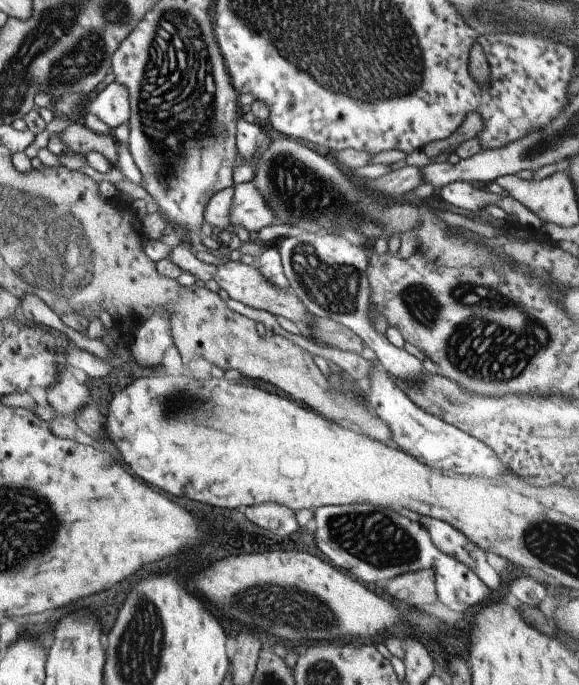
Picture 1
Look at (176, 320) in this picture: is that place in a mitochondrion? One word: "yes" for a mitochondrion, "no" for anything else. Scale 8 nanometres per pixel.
no

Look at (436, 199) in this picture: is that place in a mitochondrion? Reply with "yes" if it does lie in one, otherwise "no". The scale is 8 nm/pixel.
no

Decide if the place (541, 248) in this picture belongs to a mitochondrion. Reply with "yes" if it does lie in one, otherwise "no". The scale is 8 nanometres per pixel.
no

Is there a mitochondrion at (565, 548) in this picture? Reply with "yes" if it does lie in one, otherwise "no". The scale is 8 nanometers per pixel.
yes

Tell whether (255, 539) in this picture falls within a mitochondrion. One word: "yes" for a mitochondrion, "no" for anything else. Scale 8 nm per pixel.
no

